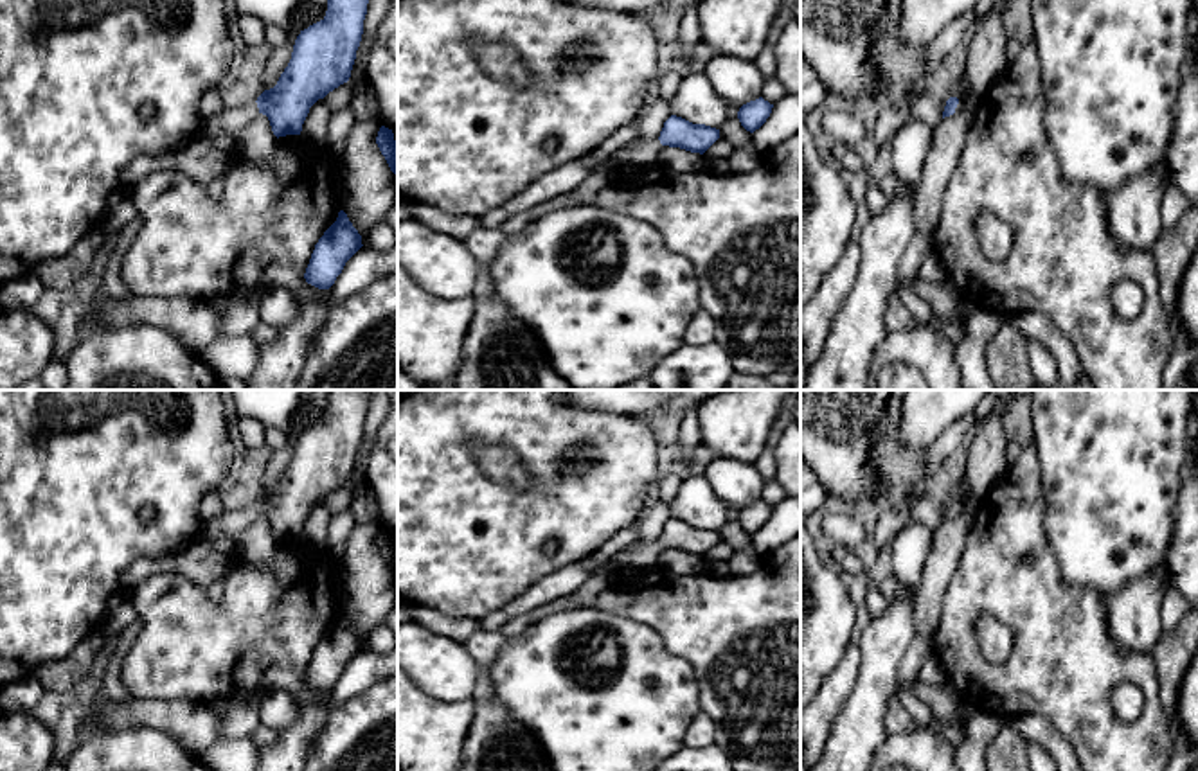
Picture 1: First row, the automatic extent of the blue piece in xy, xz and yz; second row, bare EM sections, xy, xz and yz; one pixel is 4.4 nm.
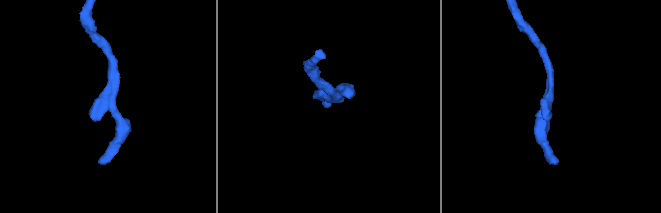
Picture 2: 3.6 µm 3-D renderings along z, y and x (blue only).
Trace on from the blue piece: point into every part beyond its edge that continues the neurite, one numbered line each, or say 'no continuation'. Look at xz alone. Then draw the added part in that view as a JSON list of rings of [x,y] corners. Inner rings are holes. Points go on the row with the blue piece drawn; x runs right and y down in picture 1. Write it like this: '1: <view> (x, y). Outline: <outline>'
1: xz (635, 155). Outline: [[[658,138],[630,142],[617,149],[606,160],[592,167],[592,174],[603,174],[612,178],[621,178],[633,174],[635,171],[658,162],[660,149],[664,146]]]

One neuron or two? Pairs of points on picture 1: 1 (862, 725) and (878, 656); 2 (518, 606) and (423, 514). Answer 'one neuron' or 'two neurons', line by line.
1: one neuron
2: two neurons

